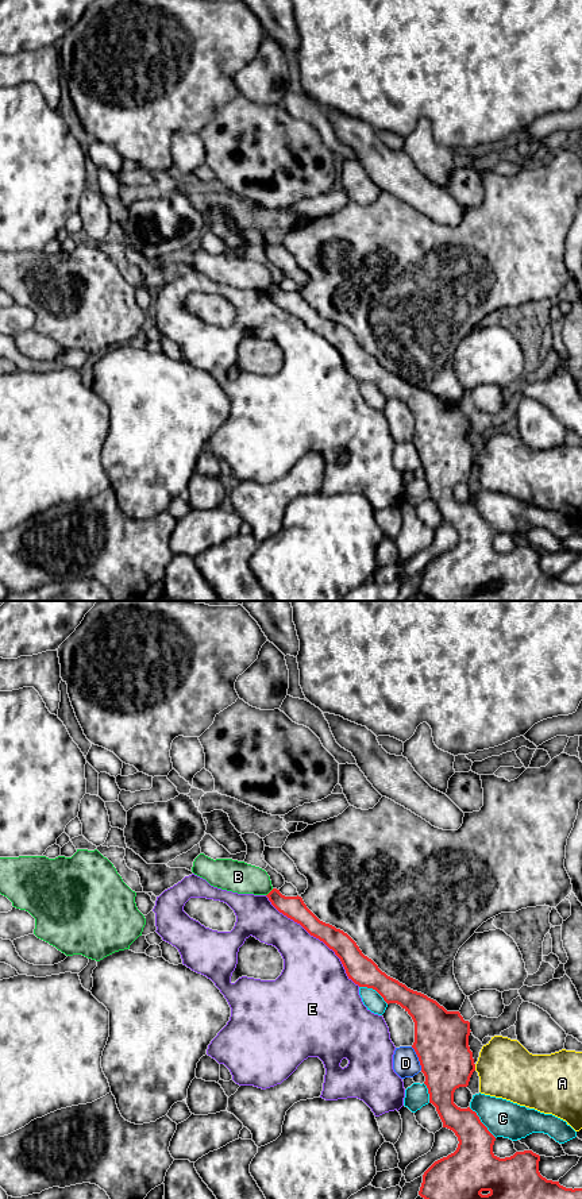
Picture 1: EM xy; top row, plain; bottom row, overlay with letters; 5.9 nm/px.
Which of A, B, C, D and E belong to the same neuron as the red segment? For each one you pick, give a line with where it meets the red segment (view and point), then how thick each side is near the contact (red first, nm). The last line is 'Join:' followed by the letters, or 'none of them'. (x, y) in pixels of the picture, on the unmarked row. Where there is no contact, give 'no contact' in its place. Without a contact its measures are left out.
Join: none of them

